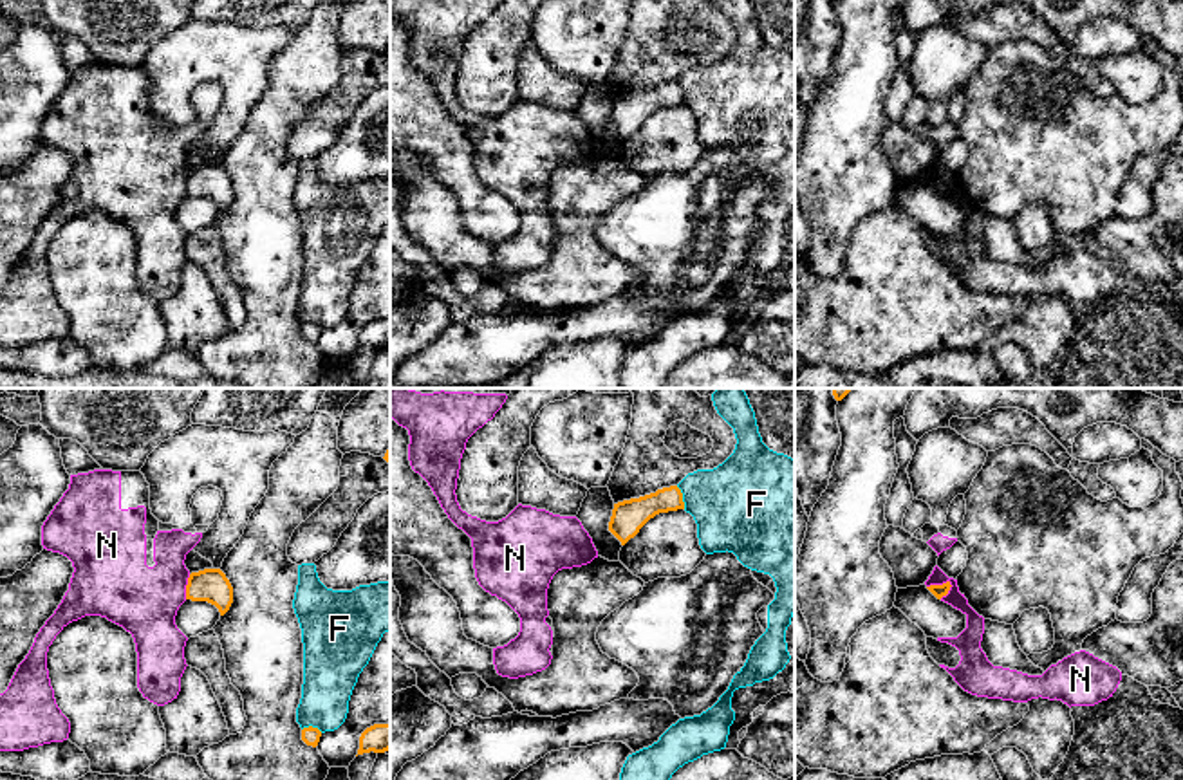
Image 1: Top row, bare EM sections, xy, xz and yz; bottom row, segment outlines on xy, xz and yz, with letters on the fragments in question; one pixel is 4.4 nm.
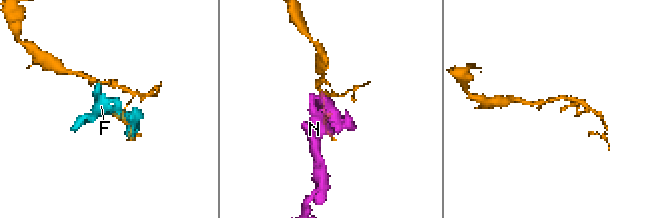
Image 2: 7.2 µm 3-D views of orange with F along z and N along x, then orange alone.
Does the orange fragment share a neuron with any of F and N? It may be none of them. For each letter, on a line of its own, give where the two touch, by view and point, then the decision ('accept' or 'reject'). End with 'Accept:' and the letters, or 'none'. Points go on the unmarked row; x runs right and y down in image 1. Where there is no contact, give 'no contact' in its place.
F: meets orange in xz at (681, 92); reject
N: meets orange in yz at (940, 181); reject
Accept: none

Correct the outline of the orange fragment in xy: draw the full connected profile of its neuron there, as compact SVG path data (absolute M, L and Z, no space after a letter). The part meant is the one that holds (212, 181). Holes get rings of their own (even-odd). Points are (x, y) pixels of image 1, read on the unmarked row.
M204 164L190 170L186 195L208 197L224 211L233 199L233 182L220 164Z

